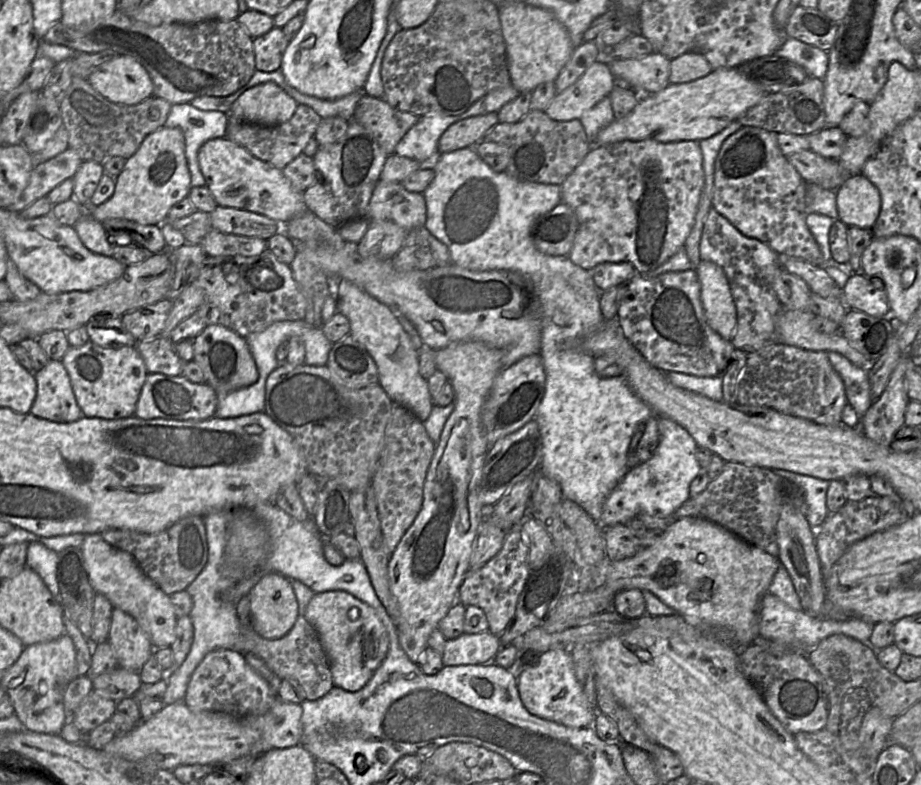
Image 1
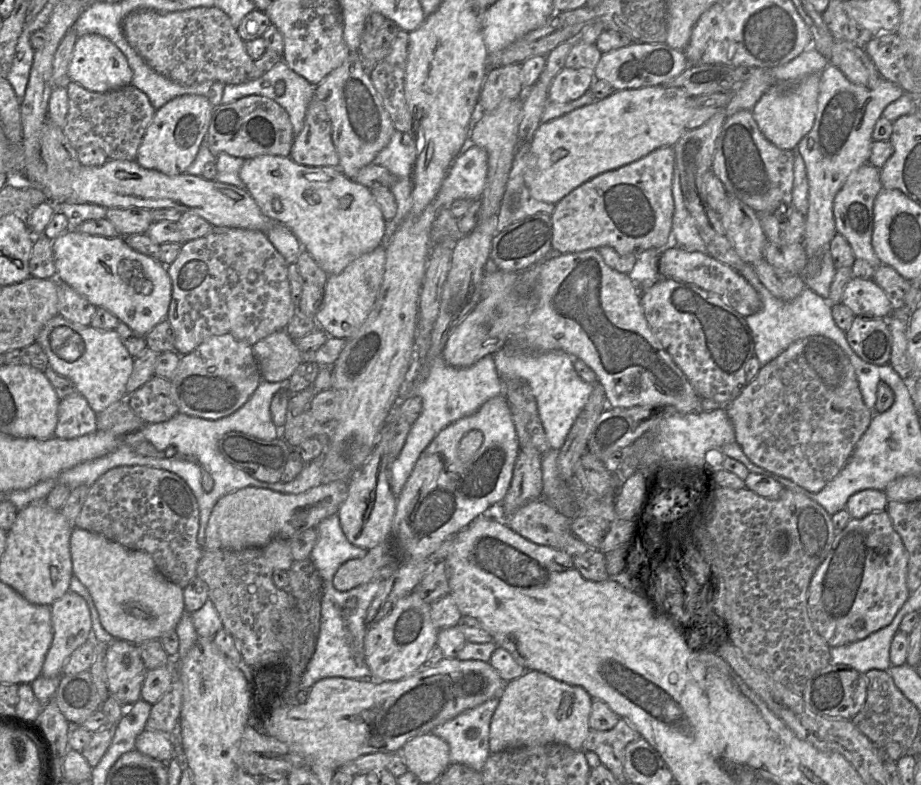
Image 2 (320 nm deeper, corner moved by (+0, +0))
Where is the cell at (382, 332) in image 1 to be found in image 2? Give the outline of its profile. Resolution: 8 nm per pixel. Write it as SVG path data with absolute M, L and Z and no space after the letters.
M381 244L374 250L355 258L341 273L328 276L322 304L315 315L315 320L329 336L348 339L363 325L380 291L385 259L386 251Z

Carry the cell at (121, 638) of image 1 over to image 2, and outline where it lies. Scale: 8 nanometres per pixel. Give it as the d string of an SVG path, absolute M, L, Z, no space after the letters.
M121 639L108 644L105 671L109 694L129 708L141 697L147 669L137 645Z

